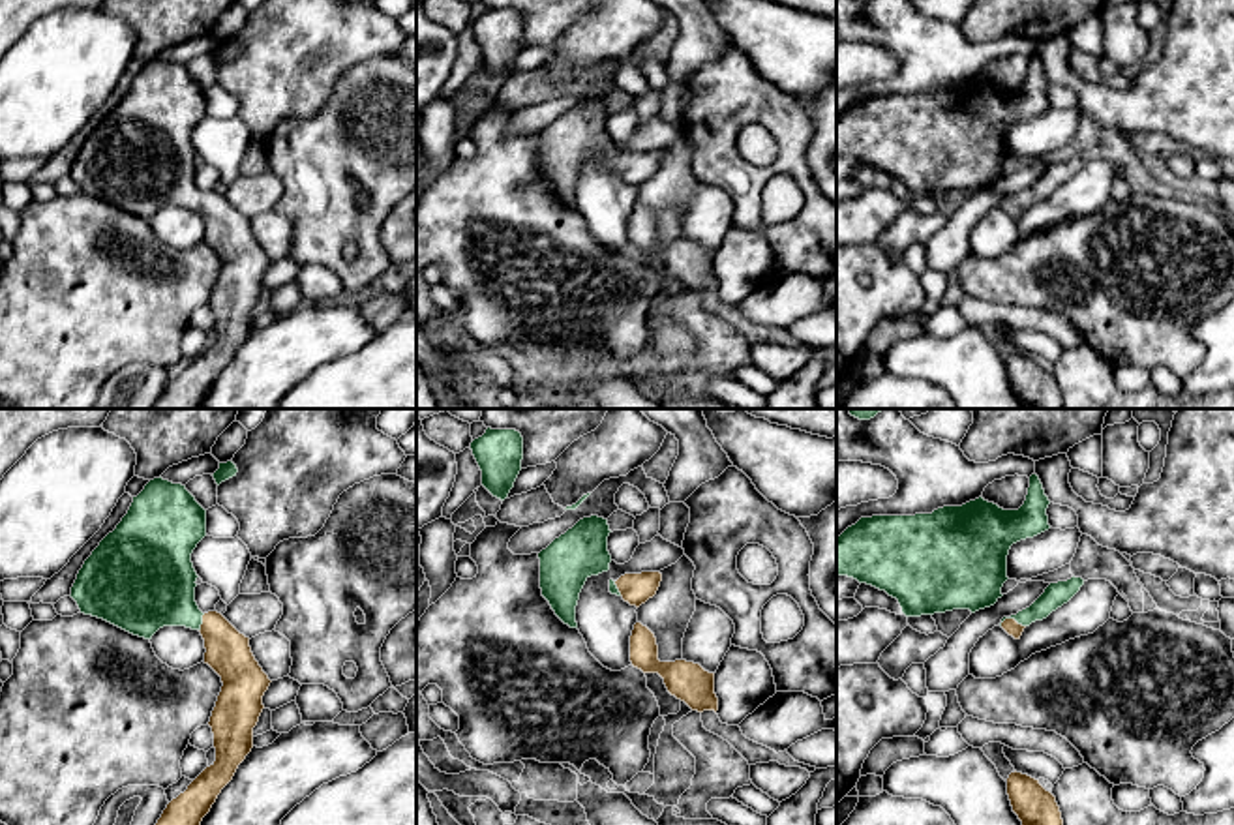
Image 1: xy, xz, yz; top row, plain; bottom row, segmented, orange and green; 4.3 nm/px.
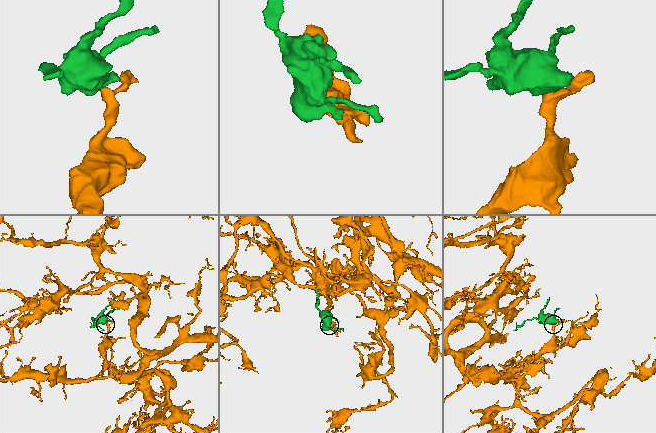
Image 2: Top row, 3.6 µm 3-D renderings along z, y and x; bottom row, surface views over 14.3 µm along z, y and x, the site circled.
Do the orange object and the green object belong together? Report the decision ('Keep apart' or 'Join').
Join

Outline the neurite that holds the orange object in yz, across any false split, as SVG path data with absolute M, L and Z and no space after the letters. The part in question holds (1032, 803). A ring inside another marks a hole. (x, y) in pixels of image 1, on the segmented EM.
M1015 771L1007 778L1007 795L1022 825L1063 825L1056 797L1039 780Z

